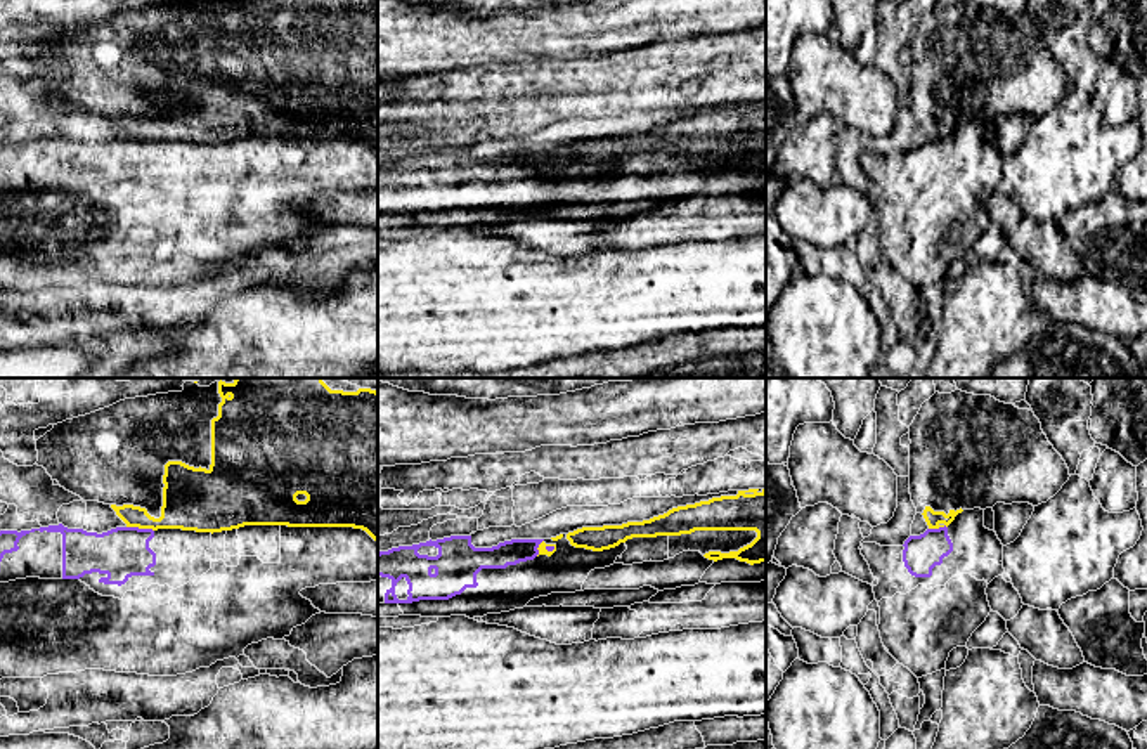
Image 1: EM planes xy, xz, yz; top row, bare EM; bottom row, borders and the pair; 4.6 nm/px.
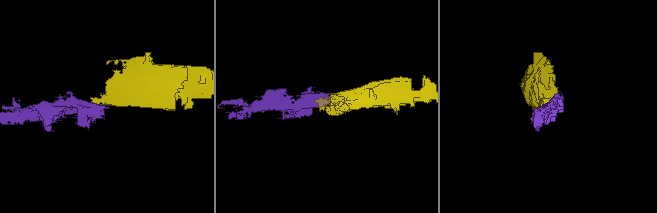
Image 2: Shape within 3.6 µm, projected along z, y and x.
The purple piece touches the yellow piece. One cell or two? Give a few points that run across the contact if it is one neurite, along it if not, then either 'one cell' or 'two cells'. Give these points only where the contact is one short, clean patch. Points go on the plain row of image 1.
line xy (127, 137), (153, 143); two cells

